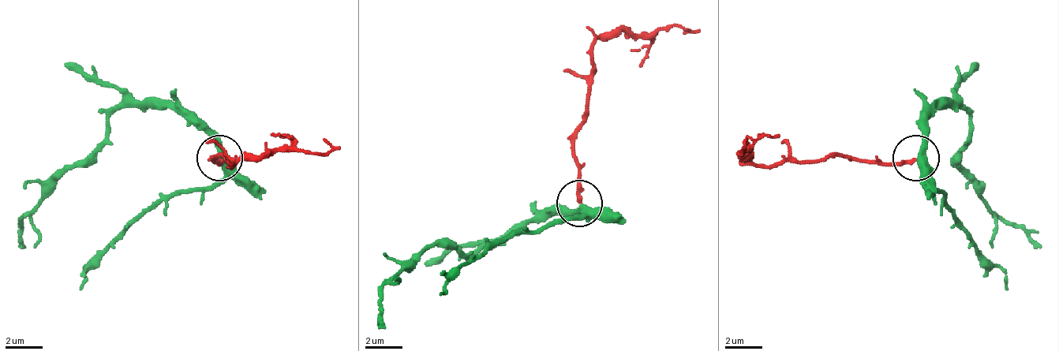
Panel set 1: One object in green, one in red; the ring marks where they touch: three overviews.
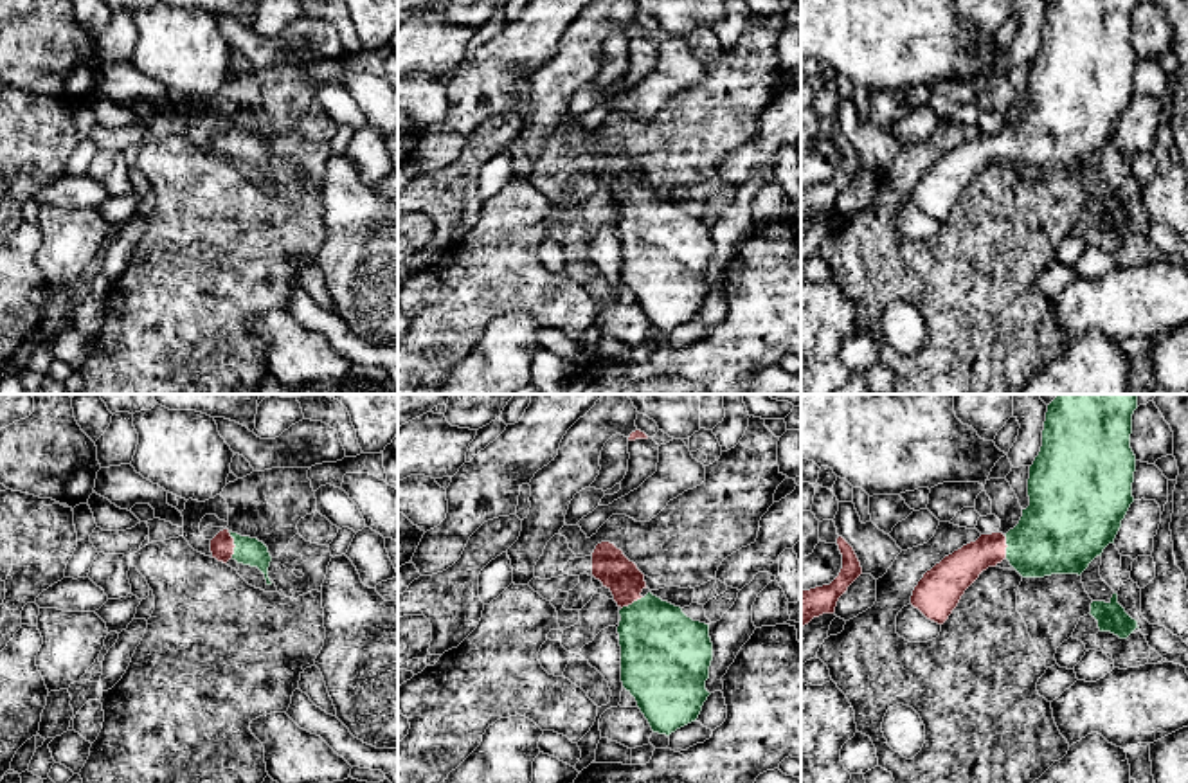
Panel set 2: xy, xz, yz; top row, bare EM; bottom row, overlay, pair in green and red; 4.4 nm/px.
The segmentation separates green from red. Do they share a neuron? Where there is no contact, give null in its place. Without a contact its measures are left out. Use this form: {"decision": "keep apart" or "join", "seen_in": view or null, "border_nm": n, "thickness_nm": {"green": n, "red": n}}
{"decision": "join", "seen_in": "xy", "border_nm": 120, "thickness_nm": {"green": 130, "red": 110}}

